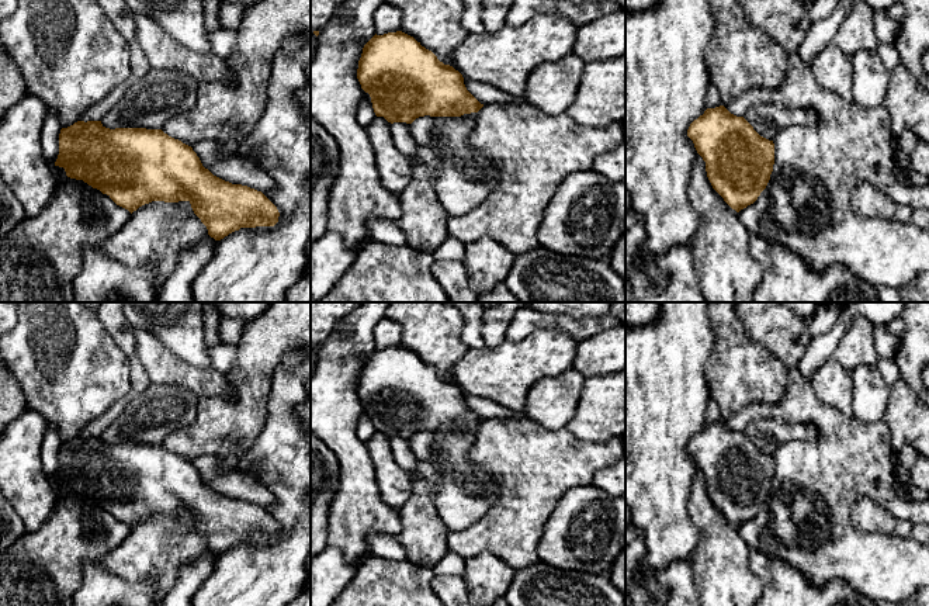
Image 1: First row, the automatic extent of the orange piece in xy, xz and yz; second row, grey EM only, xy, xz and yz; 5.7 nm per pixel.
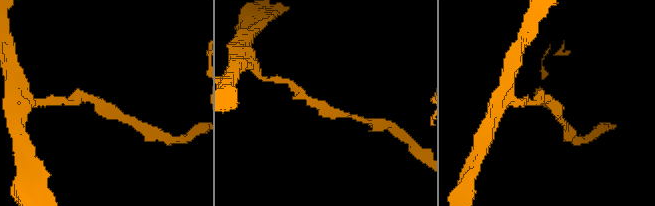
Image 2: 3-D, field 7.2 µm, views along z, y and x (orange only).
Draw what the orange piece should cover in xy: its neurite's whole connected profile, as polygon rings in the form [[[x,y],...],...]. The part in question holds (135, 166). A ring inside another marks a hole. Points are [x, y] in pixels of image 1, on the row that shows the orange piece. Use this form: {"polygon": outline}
{"polygon": [[[77,121],[60,129],[55,166],[63,167],[67,177],[83,180],[107,194],[131,214],[152,201],[188,201],[215,240],[240,228],[274,226],[280,217],[277,207],[261,191],[214,176],[191,146],[162,129],[110,129],[101,121]]]}

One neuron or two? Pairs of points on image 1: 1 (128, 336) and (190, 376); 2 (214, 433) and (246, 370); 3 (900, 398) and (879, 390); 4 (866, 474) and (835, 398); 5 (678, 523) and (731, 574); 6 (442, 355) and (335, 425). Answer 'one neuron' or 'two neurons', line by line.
1: two neurons
2: one neuron
3: two neurons
4: two neurons
5: two neurons
6: two neurons

